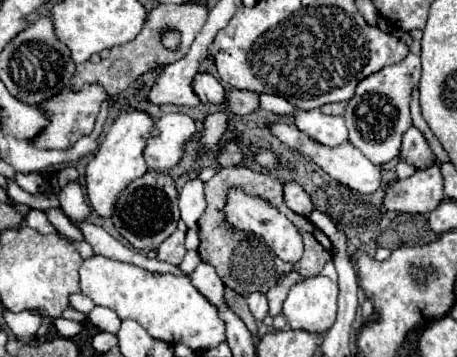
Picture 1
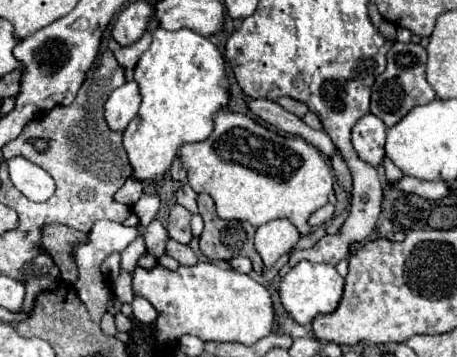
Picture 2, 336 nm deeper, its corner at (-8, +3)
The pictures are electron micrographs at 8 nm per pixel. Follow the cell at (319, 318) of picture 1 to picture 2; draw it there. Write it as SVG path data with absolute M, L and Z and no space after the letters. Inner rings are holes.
M300 261L282 279L282 283L280 283L280 301L282 301L284 309L288 311L288 315L296 323L308 325L308 323L312 323L314 317L328 315L328 313L338 309L338 303L342 299L342 289L344 289L344 279L338 275L334 265Z

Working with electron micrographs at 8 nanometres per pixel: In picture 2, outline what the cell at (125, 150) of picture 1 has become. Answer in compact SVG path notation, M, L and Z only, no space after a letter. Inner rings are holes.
M156 27L152 45L134 67L134 81L140 87L142 105L124 131L124 149L132 177L142 183L158 183L170 169L178 147L204 141L212 133L214 113L228 103L224 57L204 35L190 29L166 31Z

